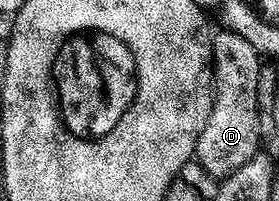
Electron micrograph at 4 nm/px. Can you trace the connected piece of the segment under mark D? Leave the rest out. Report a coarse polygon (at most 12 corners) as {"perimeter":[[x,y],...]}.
{"perimeter":[[211,38],[213,95],[194,159],[222,178],[261,148],[261,54]]}

